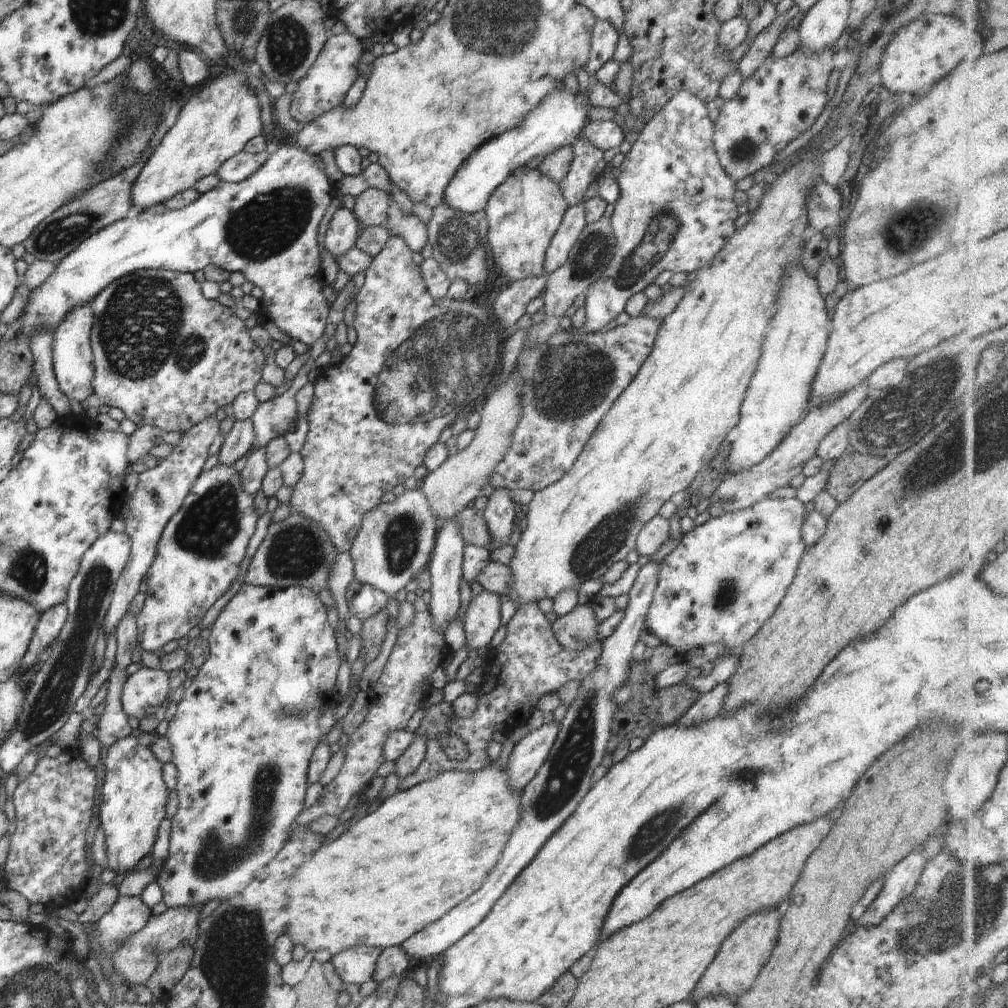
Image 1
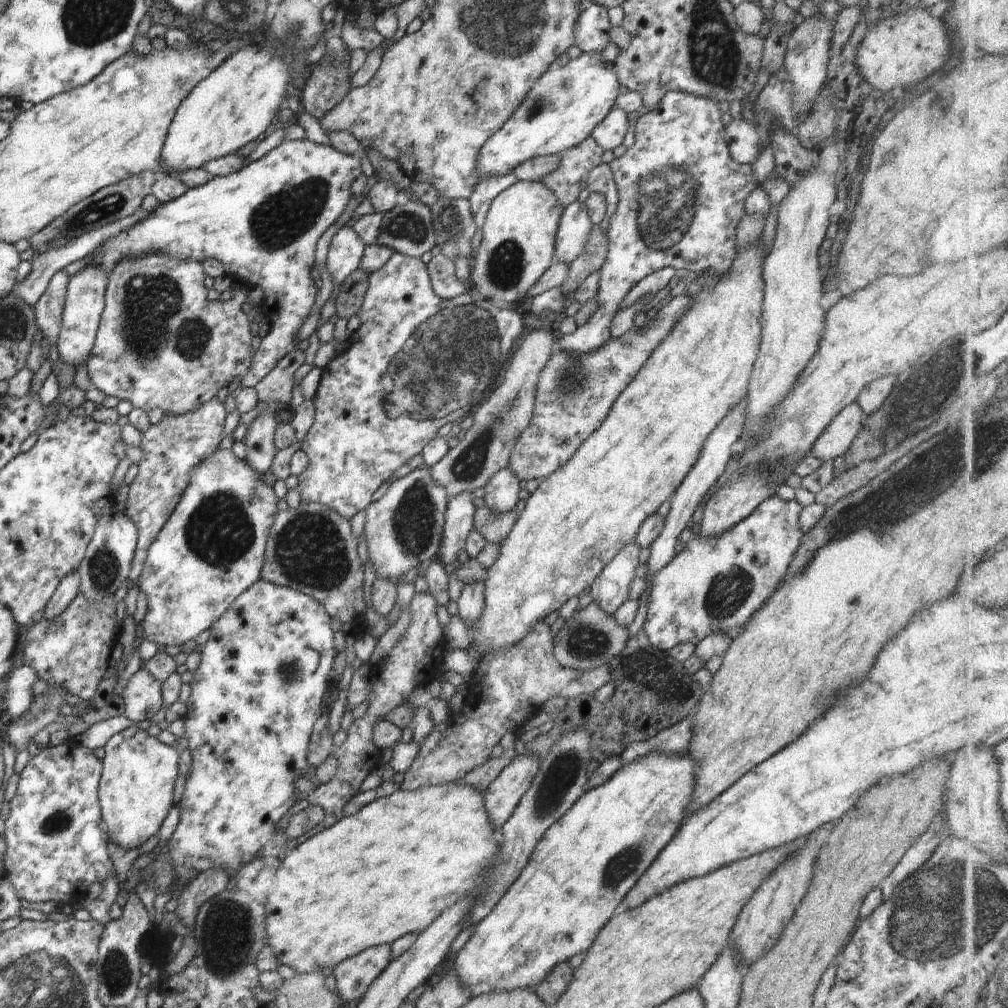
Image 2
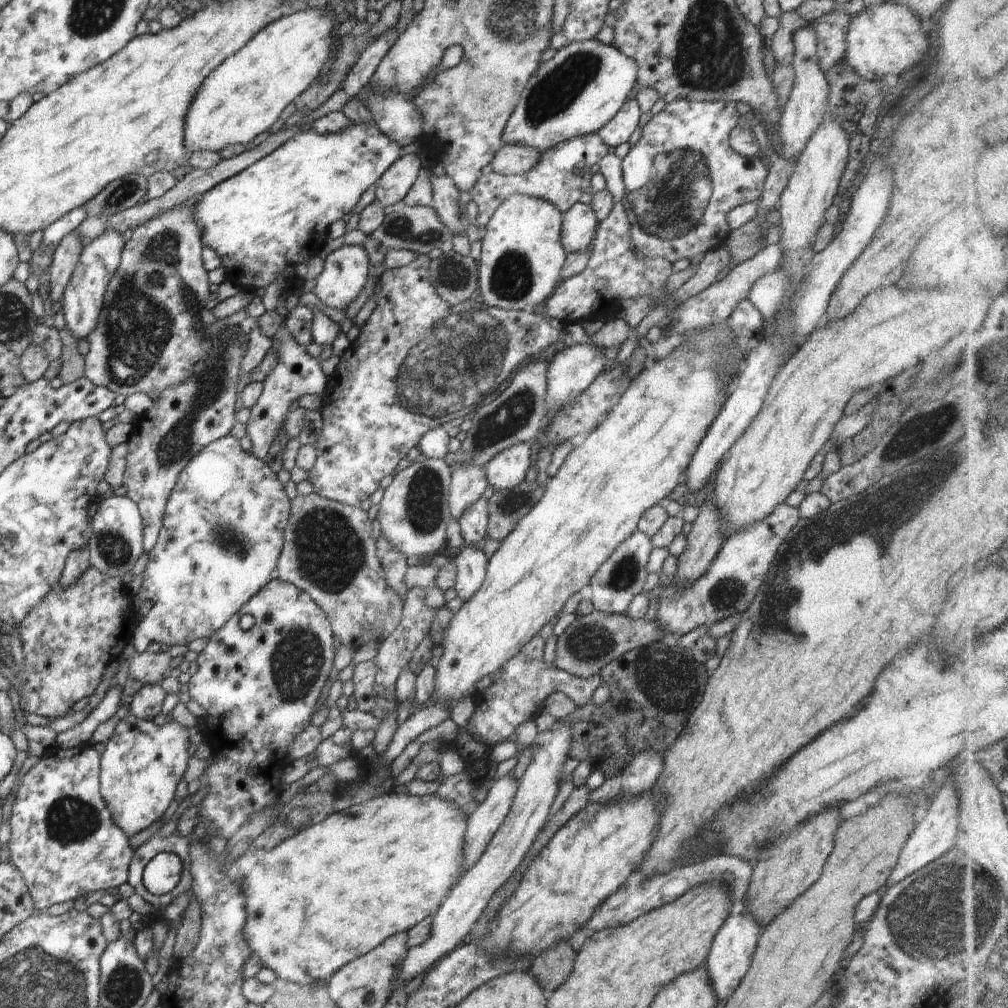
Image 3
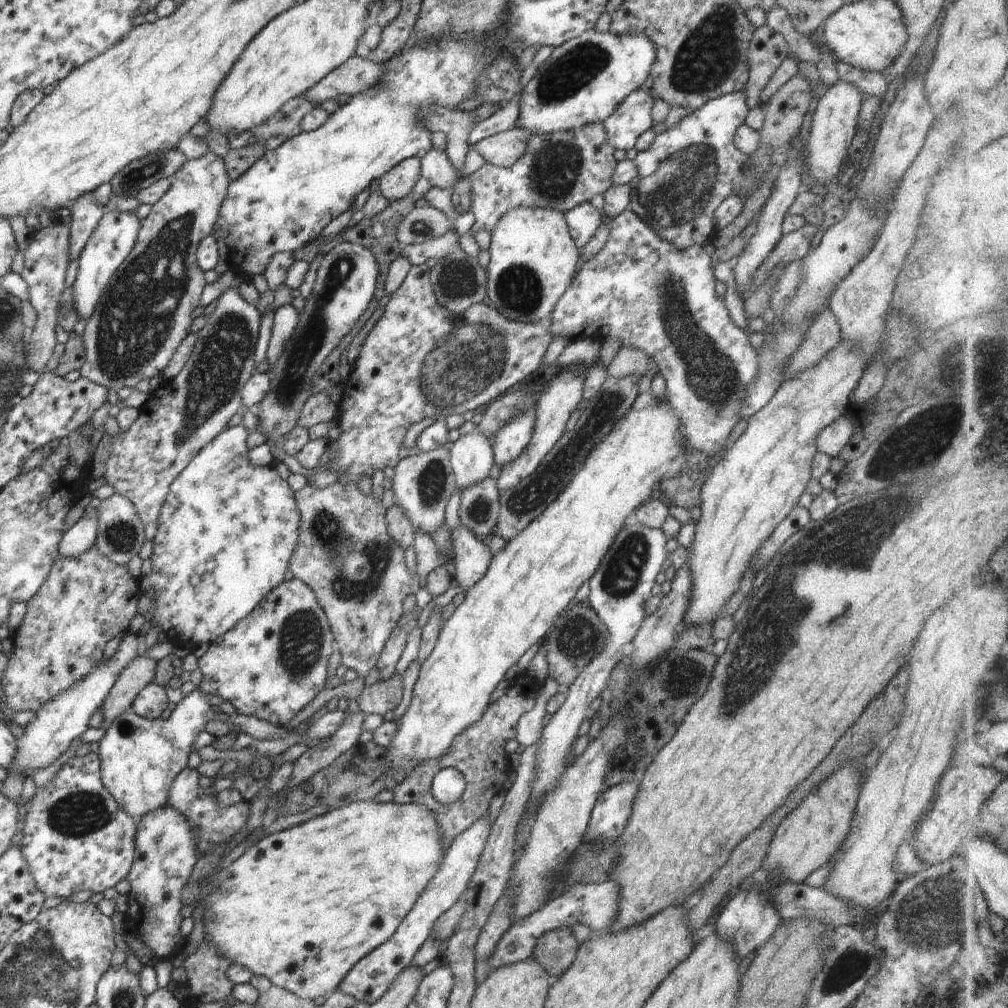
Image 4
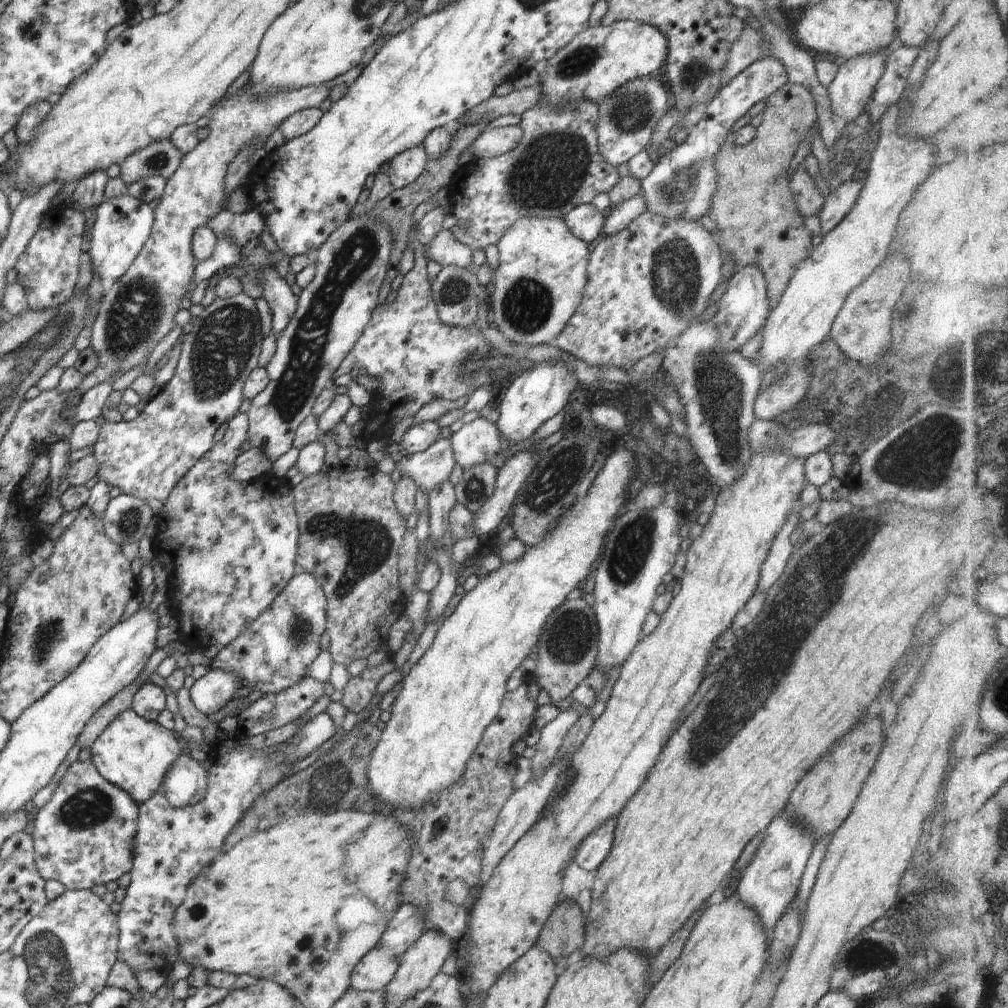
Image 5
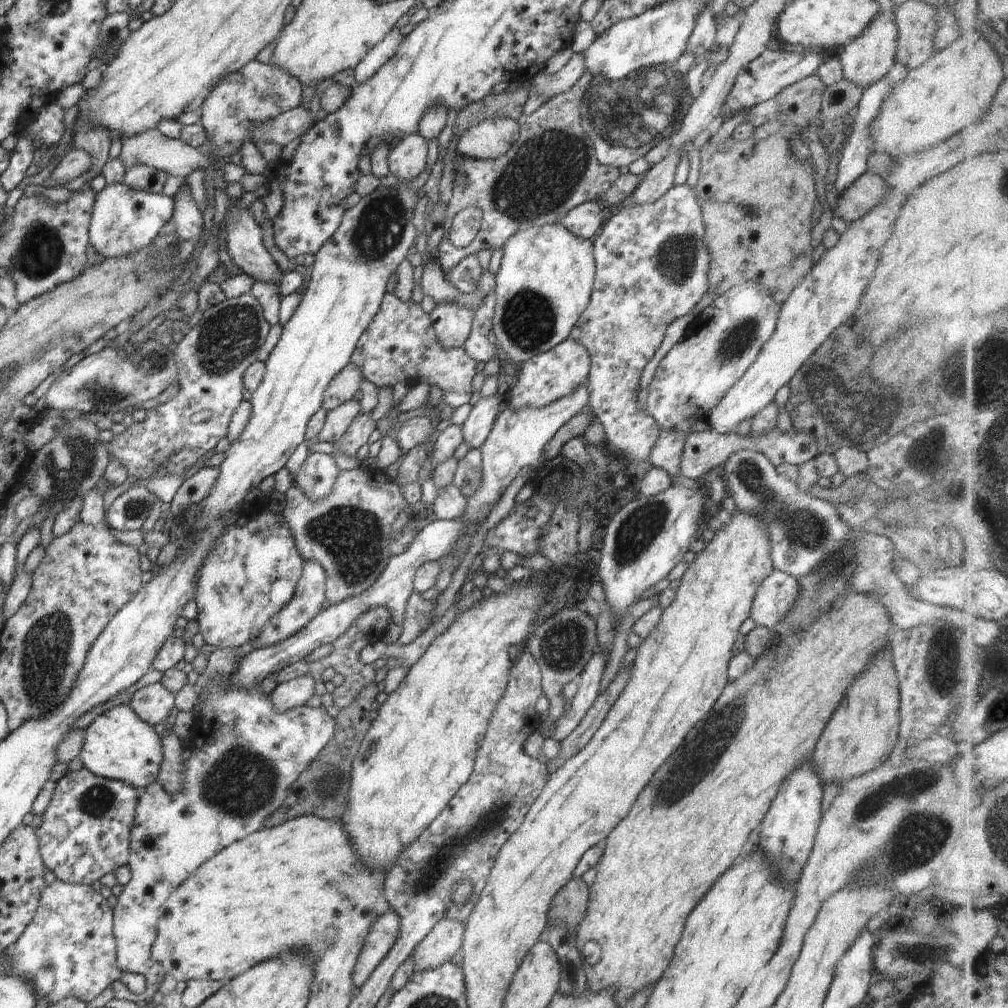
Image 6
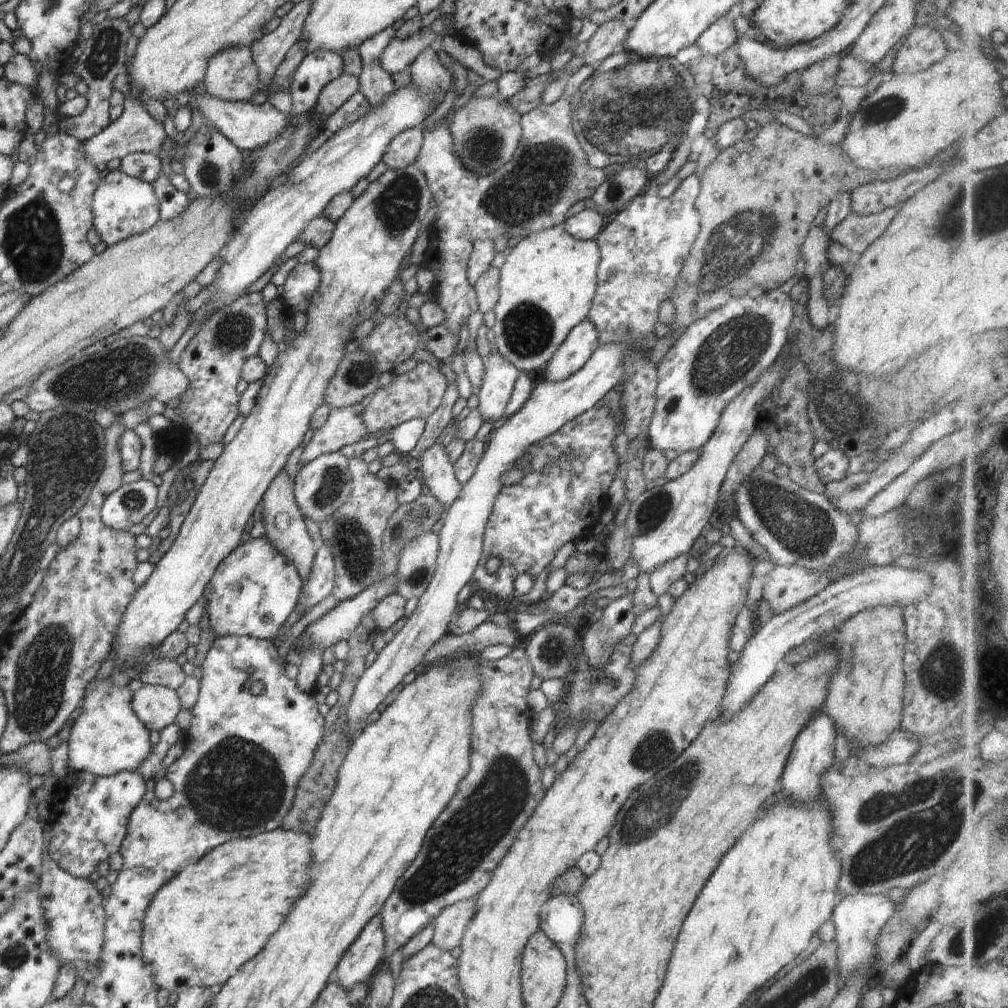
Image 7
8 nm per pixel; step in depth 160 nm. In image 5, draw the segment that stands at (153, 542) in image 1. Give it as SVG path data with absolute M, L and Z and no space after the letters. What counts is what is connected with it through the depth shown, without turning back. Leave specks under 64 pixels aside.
M242 292L239 295L226 298L216 298L210 305L197 317L193 318L191 321L193 327L191 332L189 332L184 337L184 342L182 342L182 350L180 350L180 357L171 380L169 380L163 387L159 390L158 395L152 397L140 414L131 421L120 421L118 423L111 423L108 421L104 426L100 427L99 437L93 446L93 455L98 461L99 467L97 470L97 476L100 481L104 481L110 486L116 486L122 490L122 494L130 495L133 497L138 497L140 500L145 501L145 503L152 509L154 515L158 515L168 495L172 492L174 486L178 480L180 480L189 470L190 467L193 467L198 460L201 459L202 455L205 455L206 452L213 447L214 444L214 434L218 430L221 424L229 421L232 417L238 413L240 404L244 400L245 396L243 395L243 386L246 382L250 373L258 366L258 356L260 354L260 348L263 341L263 335L260 325L260 317L256 309L255 300L246 293Z

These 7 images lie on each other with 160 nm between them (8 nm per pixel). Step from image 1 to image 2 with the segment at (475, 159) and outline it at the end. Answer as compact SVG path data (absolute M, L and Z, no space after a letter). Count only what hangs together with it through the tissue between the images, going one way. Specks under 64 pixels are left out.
M593 3L587 5L587 9L580 13L575 31L575 44L583 52L582 56L569 60L568 64L563 67L553 65L534 83L530 92L527 92L524 97L522 104L519 104L517 110L504 123L504 126L480 147L475 168L478 179L498 178L498 176L512 173L512 169L527 160L541 156L558 155L562 151L574 148L590 137L594 128L604 120L622 90L617 72L601 57L601 52L611 43L610 28L613 26L608 19L607 10L602 5Z

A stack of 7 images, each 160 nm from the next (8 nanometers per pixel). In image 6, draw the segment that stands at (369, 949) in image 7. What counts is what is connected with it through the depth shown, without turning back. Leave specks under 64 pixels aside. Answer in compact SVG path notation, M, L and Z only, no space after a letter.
M389 907L386 913L375 920L370 932L366 935L351 972L354 987L360 988L374 969L386 958L397 939L399 930L399 916L392 907Z

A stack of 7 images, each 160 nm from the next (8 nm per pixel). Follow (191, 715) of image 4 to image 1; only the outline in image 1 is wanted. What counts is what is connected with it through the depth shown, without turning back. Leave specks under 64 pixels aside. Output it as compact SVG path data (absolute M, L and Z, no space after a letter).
M132 735L116 741L108 750L99 817L105 832L107 865L118 874L132 873L138 862L153 852L158 828L166 816L169 794L162 779L163 765L151 748L141 745Z

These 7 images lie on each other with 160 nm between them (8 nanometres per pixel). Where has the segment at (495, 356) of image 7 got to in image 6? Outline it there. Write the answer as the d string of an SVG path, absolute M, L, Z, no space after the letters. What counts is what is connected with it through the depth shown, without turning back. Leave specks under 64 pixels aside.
M495 394L484 400L479 400L473 406L465 423L461 425L463 430L463 441L468 448L479 449L492 430L492 425L505 406L505 396L499 398Z

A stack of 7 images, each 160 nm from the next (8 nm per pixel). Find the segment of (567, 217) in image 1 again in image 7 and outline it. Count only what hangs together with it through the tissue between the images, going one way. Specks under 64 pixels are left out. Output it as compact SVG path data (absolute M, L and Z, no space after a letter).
M593 207L570 216L560 226L576 240L595 240L604 228L604 218L602 212Z

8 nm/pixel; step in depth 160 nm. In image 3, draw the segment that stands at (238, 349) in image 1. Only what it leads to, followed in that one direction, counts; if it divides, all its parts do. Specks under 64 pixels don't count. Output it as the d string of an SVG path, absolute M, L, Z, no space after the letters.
M196 201L178 204L178 208L168 208L134 228L132 238L122 250L120 265L106 288L96 328L87 337L90 348L84 357L84 377L92 384L125 397L138 392L161 394L170 386L182 384L192 374L194 364L226 332L222 330L214 338L208 338L208 328L217 319L206 308L211 292L201 256L202 232L198 222L194 222L194 206Z

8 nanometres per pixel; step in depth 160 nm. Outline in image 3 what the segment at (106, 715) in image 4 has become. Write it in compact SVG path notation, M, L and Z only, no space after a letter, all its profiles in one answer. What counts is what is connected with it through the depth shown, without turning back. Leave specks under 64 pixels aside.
M161 651L138 653L128 664L128 678L138 680L144 685L157 684L166 676L170 661L169 654Z

